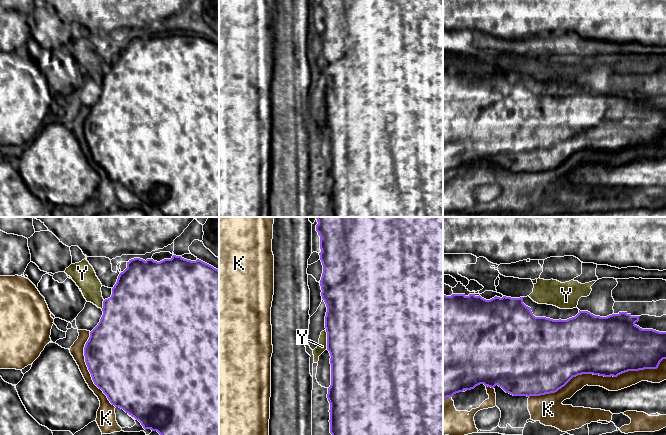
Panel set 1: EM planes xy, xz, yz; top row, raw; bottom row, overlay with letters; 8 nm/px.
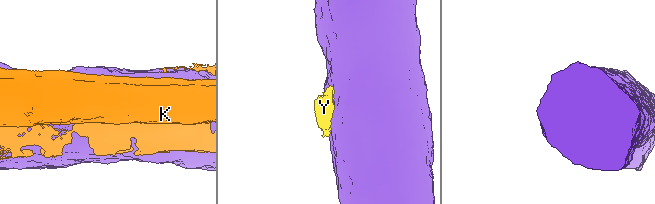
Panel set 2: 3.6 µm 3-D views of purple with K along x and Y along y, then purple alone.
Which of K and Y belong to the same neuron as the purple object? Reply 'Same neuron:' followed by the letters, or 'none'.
Same neuron: none

